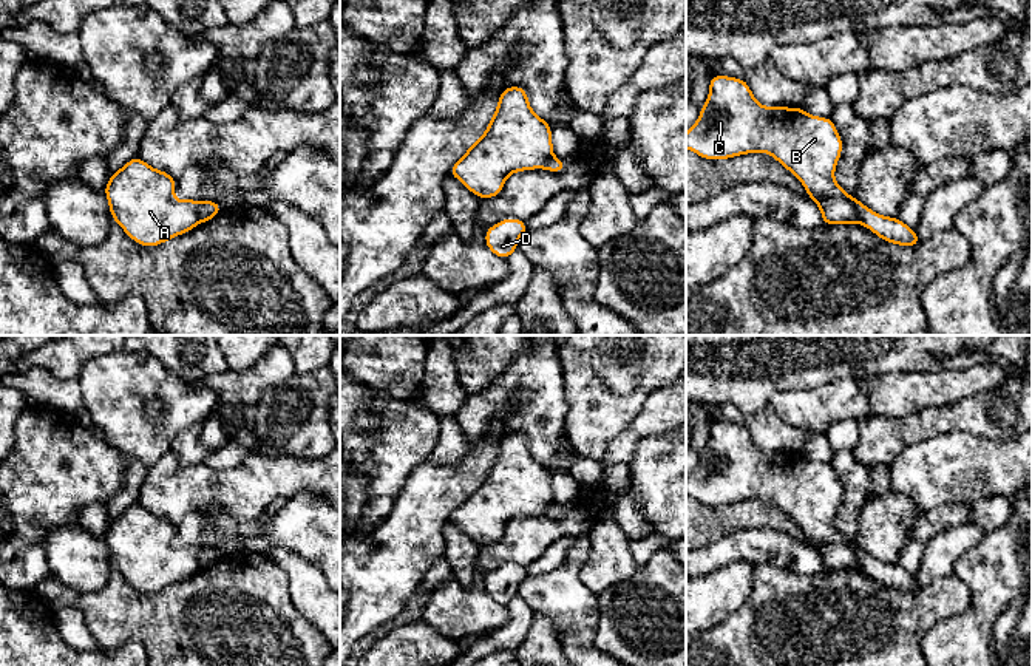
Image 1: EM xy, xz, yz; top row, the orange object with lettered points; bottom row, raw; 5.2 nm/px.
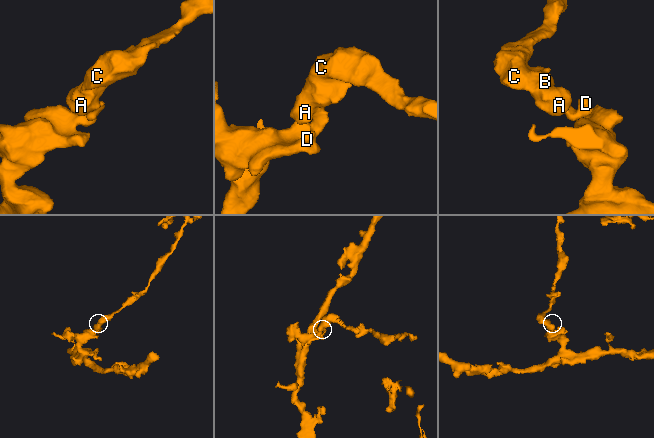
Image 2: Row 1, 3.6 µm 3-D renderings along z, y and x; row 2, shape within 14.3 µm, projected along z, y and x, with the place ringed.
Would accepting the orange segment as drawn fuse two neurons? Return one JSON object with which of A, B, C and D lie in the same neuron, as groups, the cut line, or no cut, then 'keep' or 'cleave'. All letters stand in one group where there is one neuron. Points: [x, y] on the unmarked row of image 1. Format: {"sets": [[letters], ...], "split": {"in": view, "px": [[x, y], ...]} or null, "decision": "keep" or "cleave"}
{"sets": [["A", "B", "C"], ["D"]], "split": {"in": "xy", "px": [[201, 547], [200, 567]]}, "decision": "cleave"}

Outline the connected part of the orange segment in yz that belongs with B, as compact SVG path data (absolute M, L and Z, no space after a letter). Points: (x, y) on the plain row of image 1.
M711 422L709 442L686 479L686 494L709 507L768 499L802 528L810 545L819 552L823 570L861 570L861 547L834 527L844 490L831 464L811 462L802 453L765 453L743 425Z

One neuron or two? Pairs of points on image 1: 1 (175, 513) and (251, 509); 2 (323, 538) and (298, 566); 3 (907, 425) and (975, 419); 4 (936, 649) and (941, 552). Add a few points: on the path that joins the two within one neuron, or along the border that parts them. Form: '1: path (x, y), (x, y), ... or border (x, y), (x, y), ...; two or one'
1: path (193, 495), (232, 493); one
2: border (269, 549), (288, 547), (308, 560), (323, 575); two
3: path (924, 424), (958, 419); one
4: border (977, 544), (958, 560), (953, 572); two

